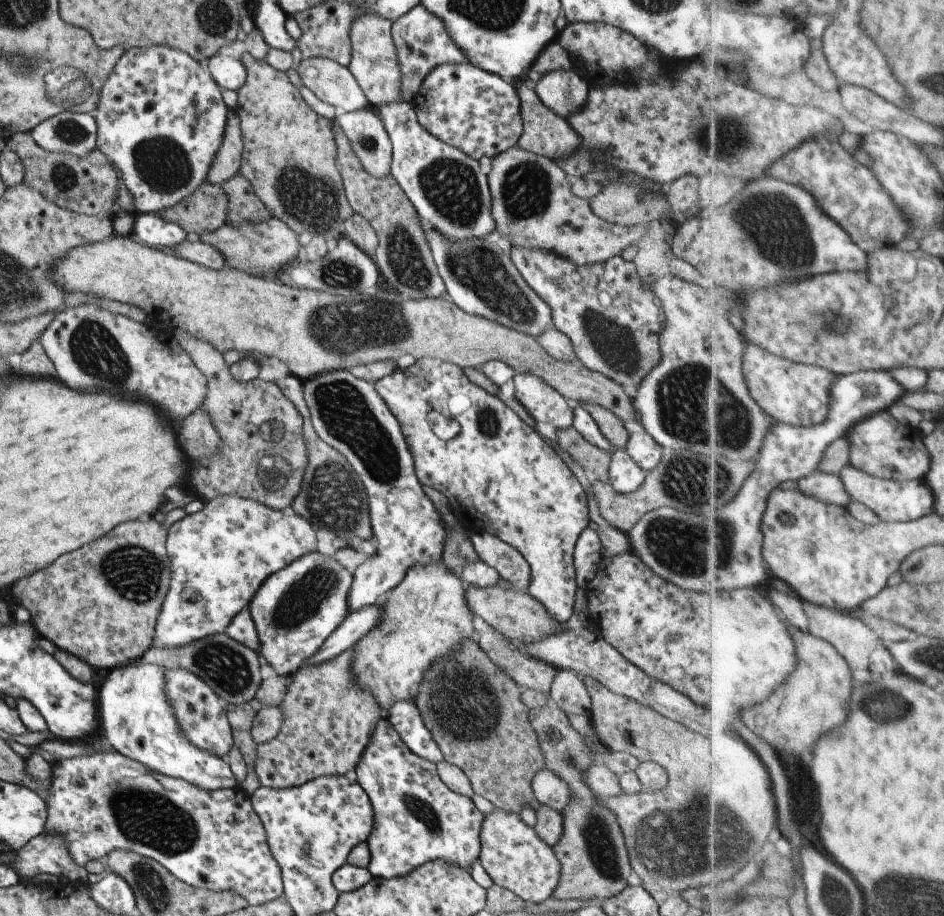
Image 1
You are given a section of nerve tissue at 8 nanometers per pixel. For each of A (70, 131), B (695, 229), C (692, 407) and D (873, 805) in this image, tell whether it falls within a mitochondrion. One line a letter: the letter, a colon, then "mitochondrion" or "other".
A: mitochondrion
B: other
C: mitochondrion
D: other

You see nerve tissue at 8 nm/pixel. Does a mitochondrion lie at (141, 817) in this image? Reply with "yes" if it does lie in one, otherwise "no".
yes

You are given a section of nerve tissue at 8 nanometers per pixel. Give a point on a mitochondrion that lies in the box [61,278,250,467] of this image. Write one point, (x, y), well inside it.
(94, 349)

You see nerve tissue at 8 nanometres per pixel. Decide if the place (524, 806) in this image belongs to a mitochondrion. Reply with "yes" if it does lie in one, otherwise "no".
no

